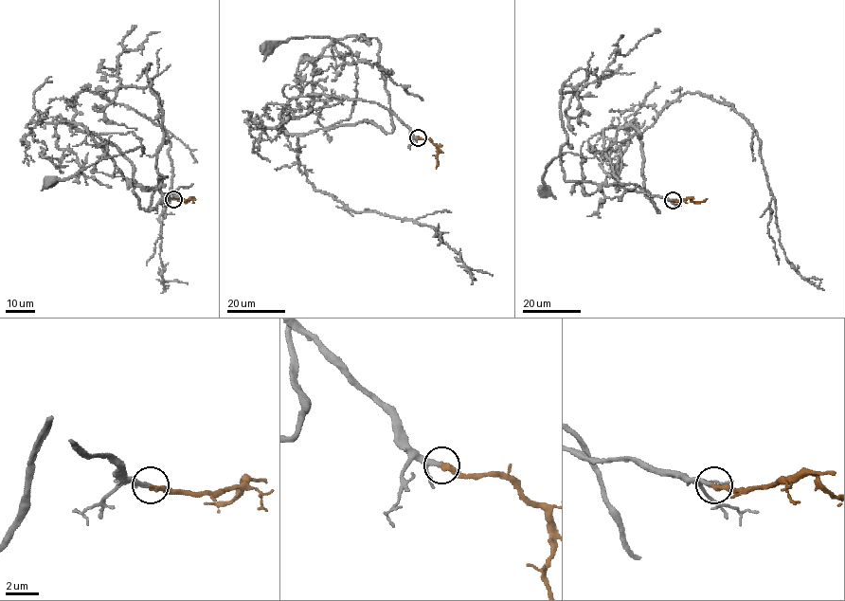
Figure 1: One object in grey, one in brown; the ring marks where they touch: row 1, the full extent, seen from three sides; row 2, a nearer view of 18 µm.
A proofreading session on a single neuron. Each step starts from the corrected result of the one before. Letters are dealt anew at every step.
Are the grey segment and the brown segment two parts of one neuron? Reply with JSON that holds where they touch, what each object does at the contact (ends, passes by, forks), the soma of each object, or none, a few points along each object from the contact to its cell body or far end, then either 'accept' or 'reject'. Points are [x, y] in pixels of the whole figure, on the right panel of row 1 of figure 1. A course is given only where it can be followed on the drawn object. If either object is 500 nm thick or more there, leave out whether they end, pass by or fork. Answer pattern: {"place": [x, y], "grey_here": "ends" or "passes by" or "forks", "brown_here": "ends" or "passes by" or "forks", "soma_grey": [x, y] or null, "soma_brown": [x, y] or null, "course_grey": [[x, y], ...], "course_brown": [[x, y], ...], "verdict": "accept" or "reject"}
{"place": [673, 200], "grey_here": "passes by", "brown_here": "ends", "soma_grey": [544, 190], "soma_brown": null, "course_grey": [[672, 200], [620, 186], [603, 131], [633, 125], [641, 138], [593, 157], [553, 158], [543, 191]], "course_brown": [[672, 200], [691, 198], [693, 202], [702, 202], [707, 199]], "verdict": "accept"}

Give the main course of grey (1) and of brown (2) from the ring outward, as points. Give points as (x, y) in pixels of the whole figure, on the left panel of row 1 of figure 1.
1: (173, 199), (129, 182), (85, 128), (65, 119), (95, 134), (132, 132), (143, 153), (107, 156), (51, 182)
2: (173, 199), (189, 198), (186, 202), (183, 199)

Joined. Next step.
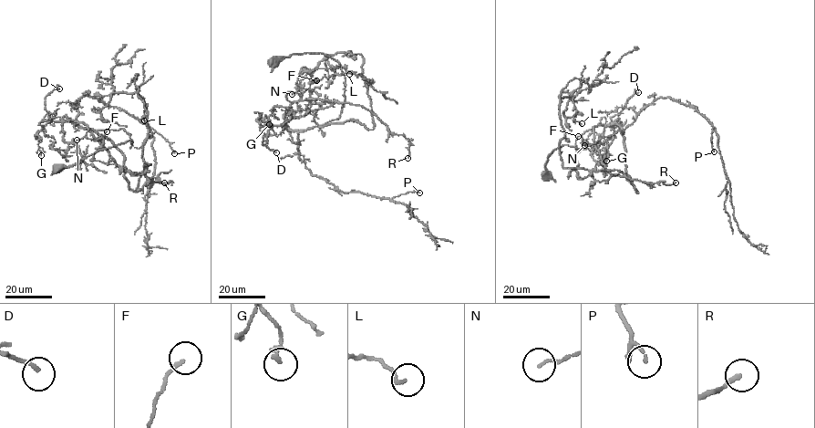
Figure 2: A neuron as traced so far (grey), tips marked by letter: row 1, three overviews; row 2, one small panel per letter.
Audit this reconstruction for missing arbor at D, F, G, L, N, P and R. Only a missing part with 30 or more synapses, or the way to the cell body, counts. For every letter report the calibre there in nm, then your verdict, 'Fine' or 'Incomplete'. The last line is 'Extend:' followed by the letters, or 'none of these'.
D: Thickness 180 nm. Fine
F: Thickness 140 nm. Fine
G: Thickness 180 nm. Fine
L: Thickness 140 nm. Fine
N: Thickness 110 nm. Fine
P: Thickness 110 nm. Fine
R: Thickness 240 nm. Fine
Extend: none of these

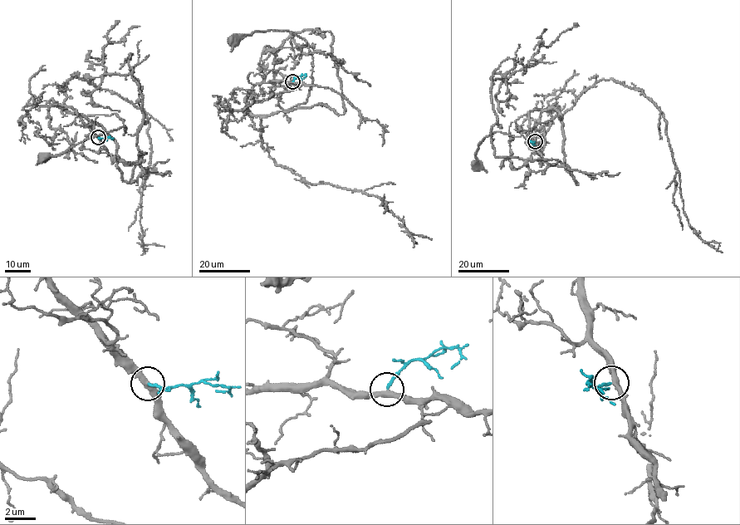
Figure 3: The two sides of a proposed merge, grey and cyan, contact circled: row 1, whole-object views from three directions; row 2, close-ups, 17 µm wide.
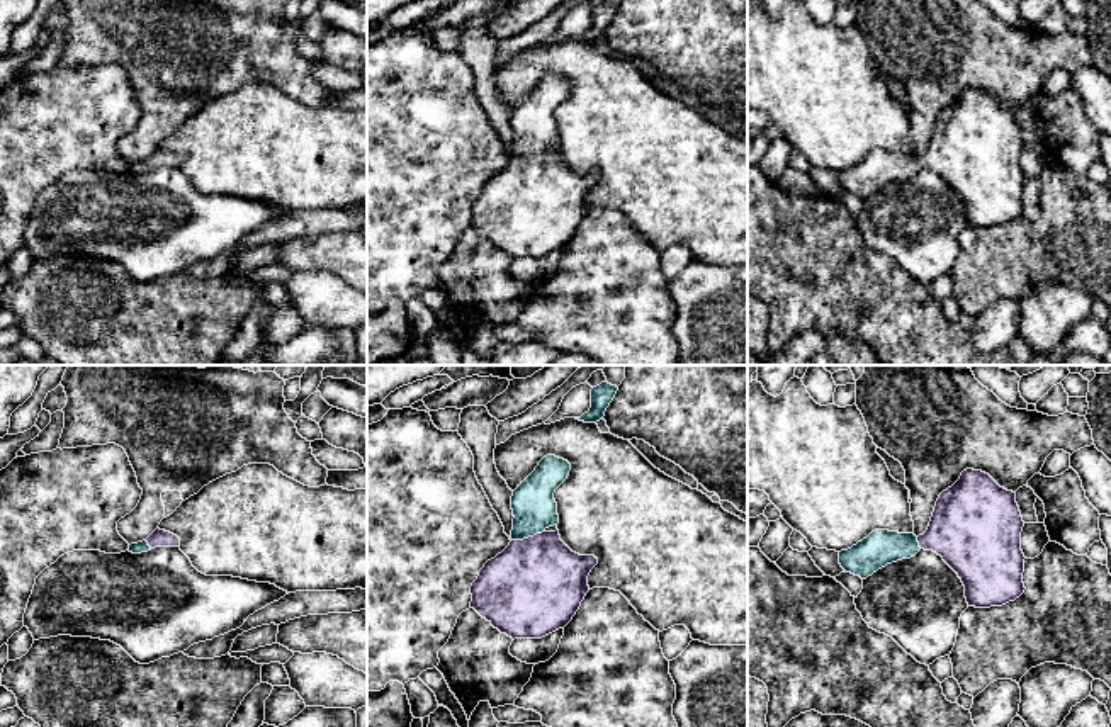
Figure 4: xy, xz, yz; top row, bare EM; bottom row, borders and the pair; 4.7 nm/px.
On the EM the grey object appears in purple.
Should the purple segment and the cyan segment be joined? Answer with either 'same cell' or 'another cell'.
same cell

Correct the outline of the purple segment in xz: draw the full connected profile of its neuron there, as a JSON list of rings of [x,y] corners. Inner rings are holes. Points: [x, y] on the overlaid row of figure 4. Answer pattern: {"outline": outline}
{"outline": [[[556,455],[544,457],[535,471],[513,491],[513,530],[510,545],[488,561],[471,586],[471,608],[494,628],[515,639],[542,639],[564,628],[589,591],[588,576],[598,564],[595,555],[572,552],[549,527],[559,523],[556,489],[567,479],[571,464]]]}

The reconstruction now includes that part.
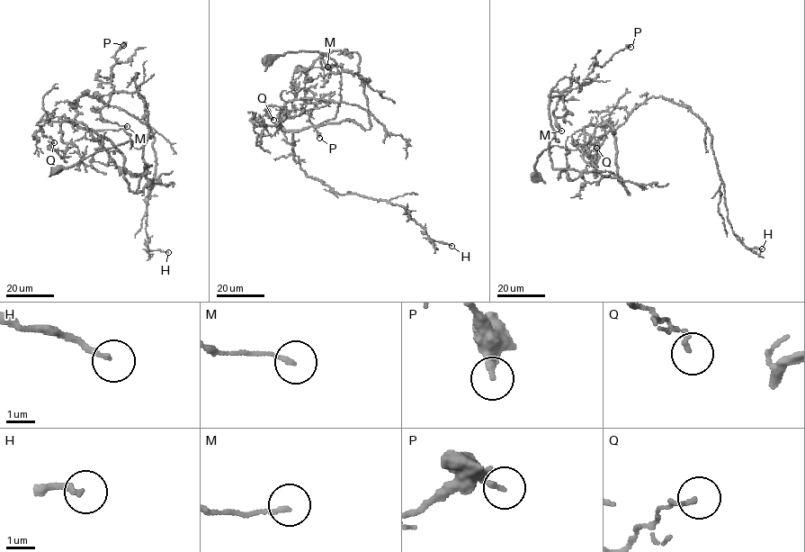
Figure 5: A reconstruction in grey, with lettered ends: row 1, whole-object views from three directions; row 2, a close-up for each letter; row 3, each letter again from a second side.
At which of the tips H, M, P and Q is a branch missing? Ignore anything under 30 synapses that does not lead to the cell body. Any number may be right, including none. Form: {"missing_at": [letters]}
{"missing_at": []}

